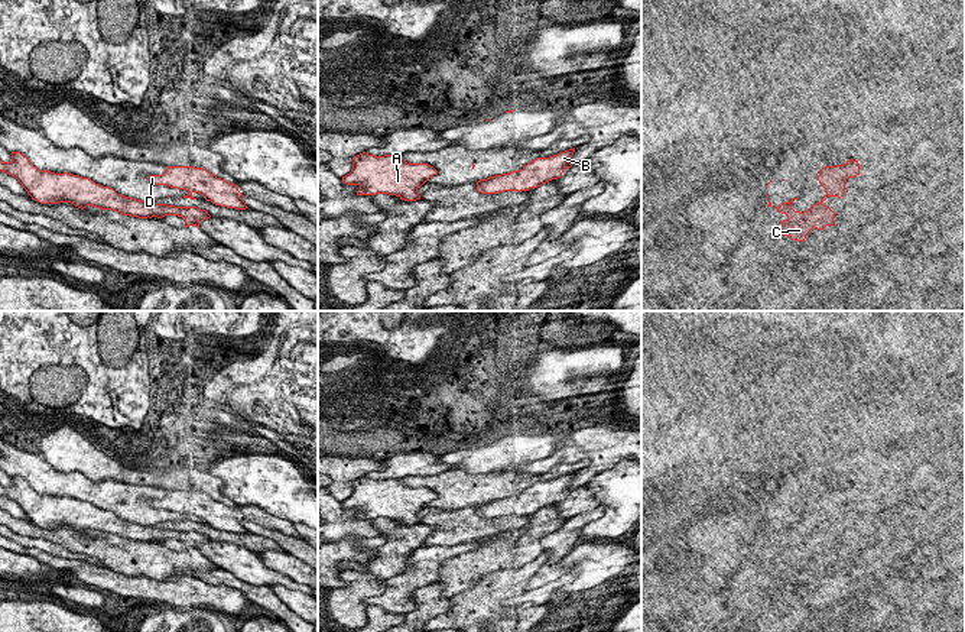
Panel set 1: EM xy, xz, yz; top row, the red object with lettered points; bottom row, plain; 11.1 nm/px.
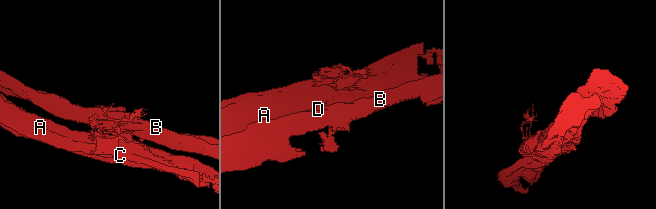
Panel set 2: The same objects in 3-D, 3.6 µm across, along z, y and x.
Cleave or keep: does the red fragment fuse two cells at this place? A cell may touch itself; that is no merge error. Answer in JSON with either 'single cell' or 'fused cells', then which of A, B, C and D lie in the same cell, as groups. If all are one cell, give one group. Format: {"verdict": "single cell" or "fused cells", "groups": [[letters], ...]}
{"verdict": "fused cells", "groups": [["A", "C"], ["B", "D"]]}

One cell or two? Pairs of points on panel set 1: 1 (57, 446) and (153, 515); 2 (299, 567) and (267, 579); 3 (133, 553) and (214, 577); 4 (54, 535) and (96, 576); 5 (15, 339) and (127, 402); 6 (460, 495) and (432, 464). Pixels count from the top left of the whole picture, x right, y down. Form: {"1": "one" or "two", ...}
{"1": "two", "2": "two", "3": "two", "4": "two", "5": "one", "6": "two"}

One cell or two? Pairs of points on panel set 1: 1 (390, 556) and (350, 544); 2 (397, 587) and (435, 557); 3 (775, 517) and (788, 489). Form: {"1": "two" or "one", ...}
{"1": "two", "2": "one", "3": "two"}

